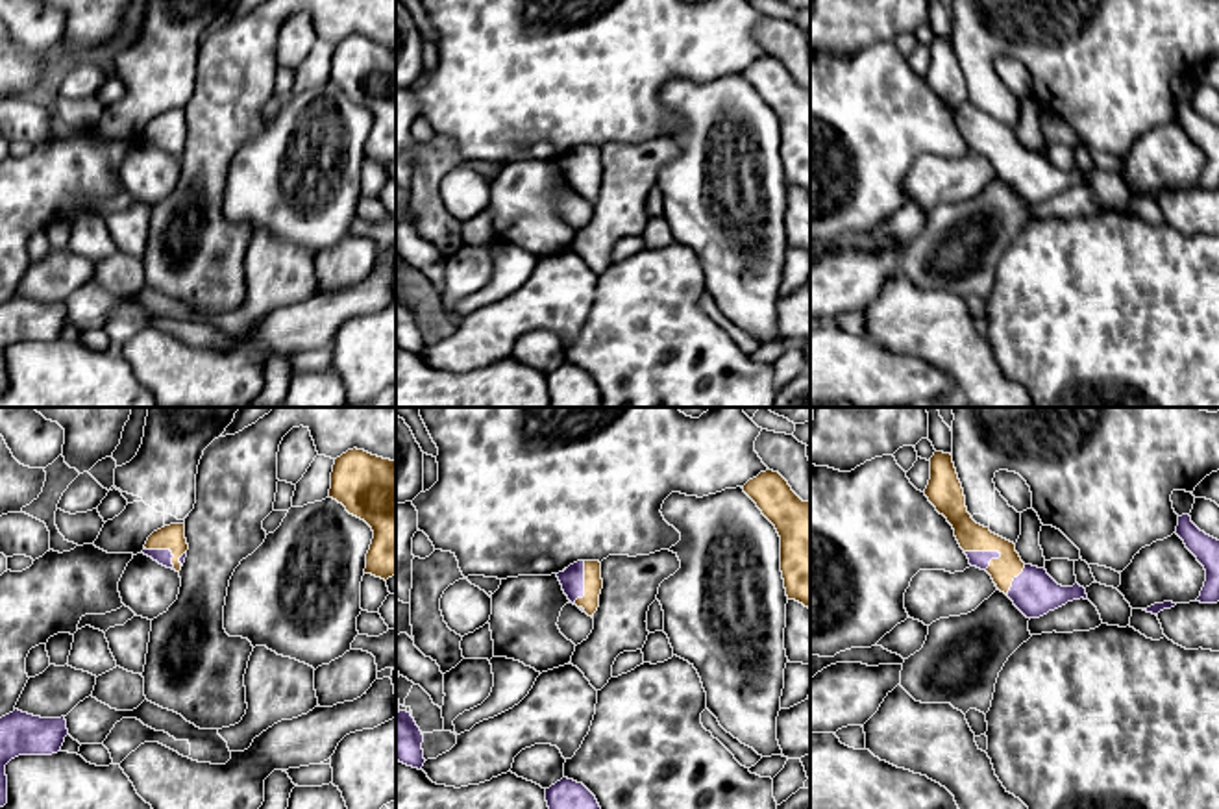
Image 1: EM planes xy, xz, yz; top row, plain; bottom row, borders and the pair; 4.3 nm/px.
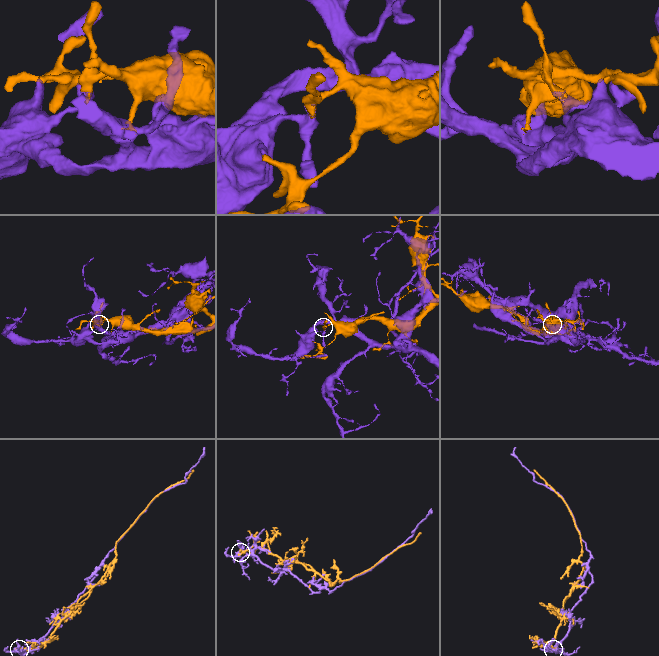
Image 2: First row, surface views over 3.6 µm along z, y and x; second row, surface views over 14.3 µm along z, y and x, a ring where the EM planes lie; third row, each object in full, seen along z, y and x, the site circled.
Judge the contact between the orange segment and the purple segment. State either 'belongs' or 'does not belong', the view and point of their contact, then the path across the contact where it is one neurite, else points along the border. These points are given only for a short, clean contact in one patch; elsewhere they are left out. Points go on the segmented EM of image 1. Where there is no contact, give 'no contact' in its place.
does not belong; contact yz (983, 550)

